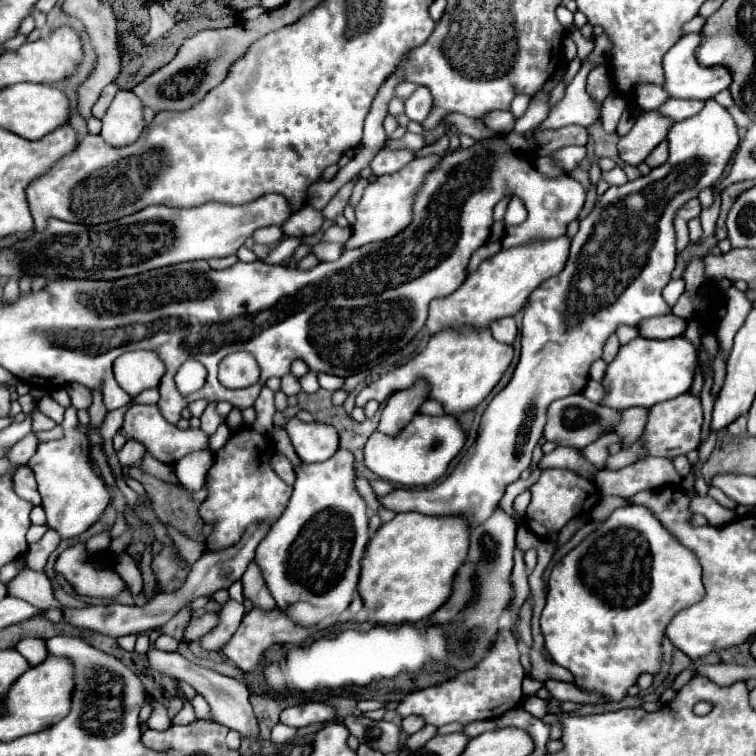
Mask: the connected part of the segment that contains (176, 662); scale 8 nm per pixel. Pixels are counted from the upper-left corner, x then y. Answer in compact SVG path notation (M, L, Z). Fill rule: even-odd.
M152 647L152 649L148 649L146 655L148 655L148 663L150 663L150 667L154 671L158 671L158 673L162 673L166 677L172 677L176 681L186 681L198 693L202 693L202 697L210 705L210 713L212 713L214 721L226 725L228 729L238 731L242 737L246 737L250 741L260 741L260 727L258 727L258 721L256 721L256 717L252 713L252 705L248 701L250 693L248 693L244 683L240 683L240 681L236 681L232 677L224 677L224 675L220 675L216 671L210 671L206 667L200 667L200 665L188 661L186 657L182 657L178 651L168 653L168 651L160 651L160 649Z

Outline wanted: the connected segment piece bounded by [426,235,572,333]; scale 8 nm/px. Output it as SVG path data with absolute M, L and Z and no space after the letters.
M562 235L556 239L534 239L530 243L500 249L494 257L480 263L480 267L466 277L466 281L448 297L434 299L430 303L430 317L426 327L430 333L438 333L450 325L488 325L498 317L516 315L528 299L528 295L552 275L558 275L566 265L568 251L570 251L570 237Z

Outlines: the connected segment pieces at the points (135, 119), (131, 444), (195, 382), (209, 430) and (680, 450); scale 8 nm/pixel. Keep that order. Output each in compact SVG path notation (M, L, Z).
M118 91L102 117L102 139L112 147L134 143L144 129L142 109L140 99L132 91Z
M132 439L126 441L122 451L118 451L118 459L120 459L122 467L140 467L144 455L146 455L146 447Z
M188 359L176 373L175 382L179 392L186 396L203 387L206 377L205 367L194 359Z
M210 403L210 405L206 407L206 411L202 413L202 417L200 417L200 421L202 421L200 429L202 429L206 435L214 435L216 427L224 421L224 419L214 411L214 407L216 407L216 403Z
M690 391L664 401L656 403L648 409L648 421L642 433L642 441L646 447L646 455L652 457L678 457L686 455L688 451L696 449L700 445L700 427L702 427L702 405L700 397L692 395Z

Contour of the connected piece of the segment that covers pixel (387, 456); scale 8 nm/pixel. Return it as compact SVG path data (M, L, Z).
M414 415L412 421L398 433L386 435L374 431L364 447L364 463L376 473L380 479L404 485L404 487L420 487L436 483L448 469L448 463L460 453L466 441L466 431L462 423L454 415L430 417L430 415Z

